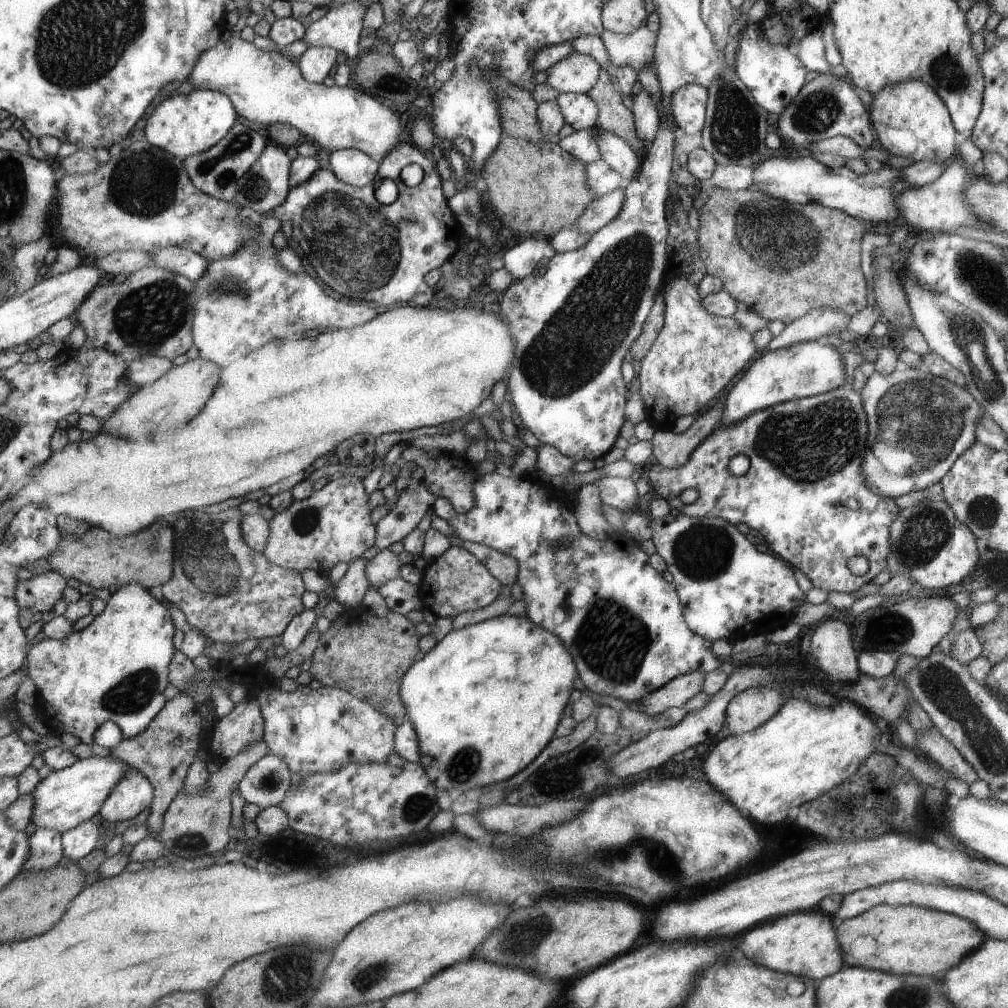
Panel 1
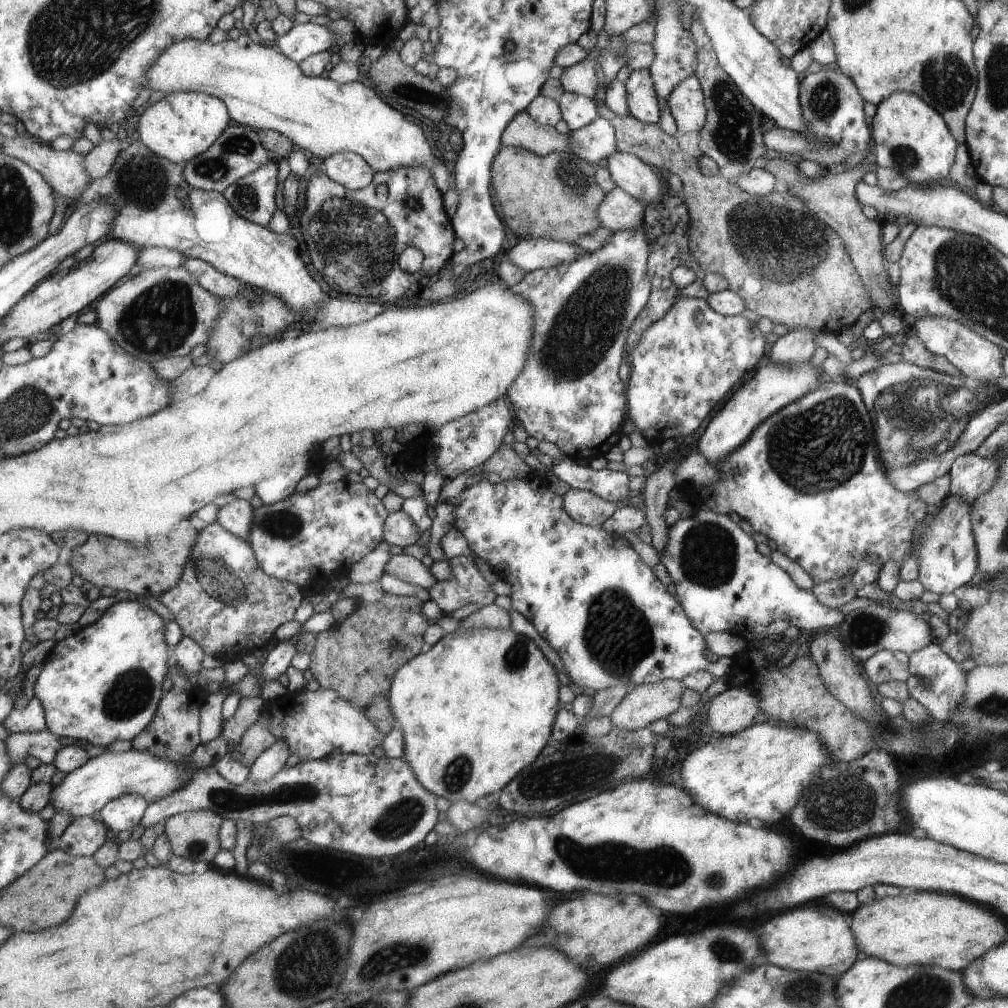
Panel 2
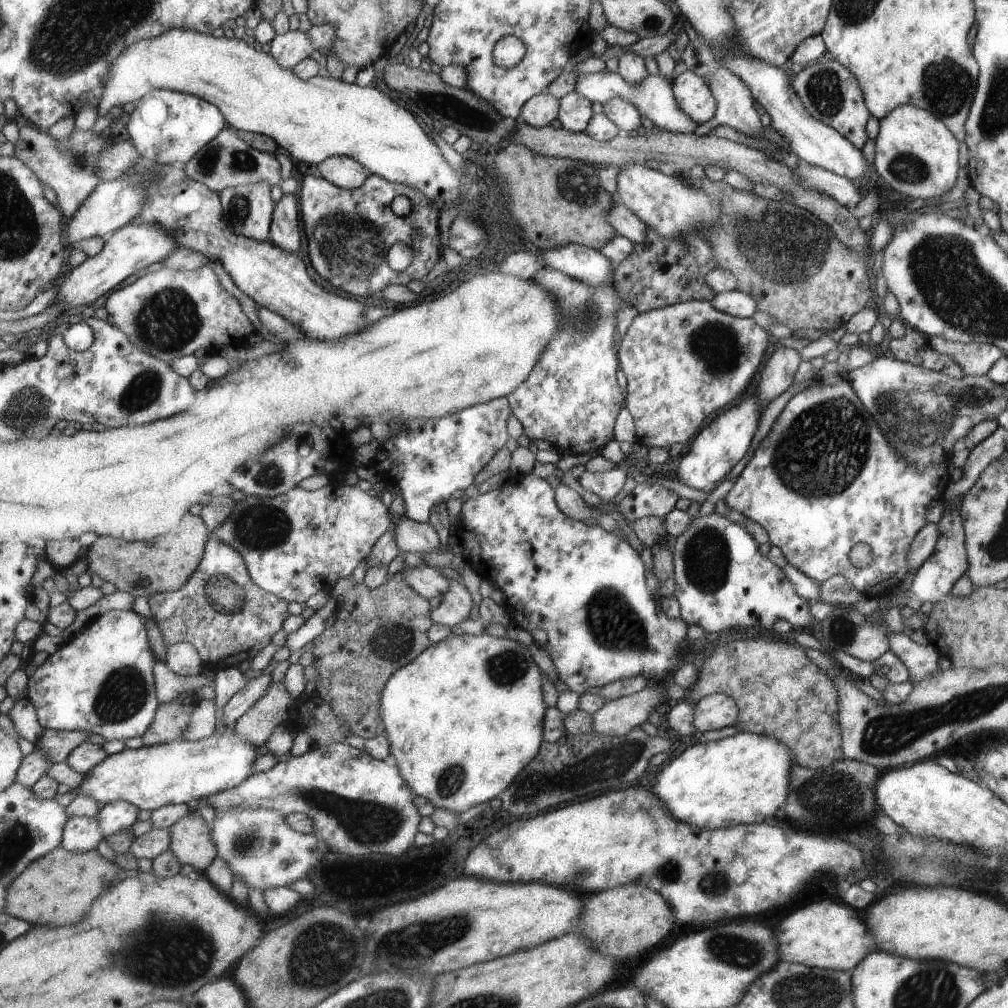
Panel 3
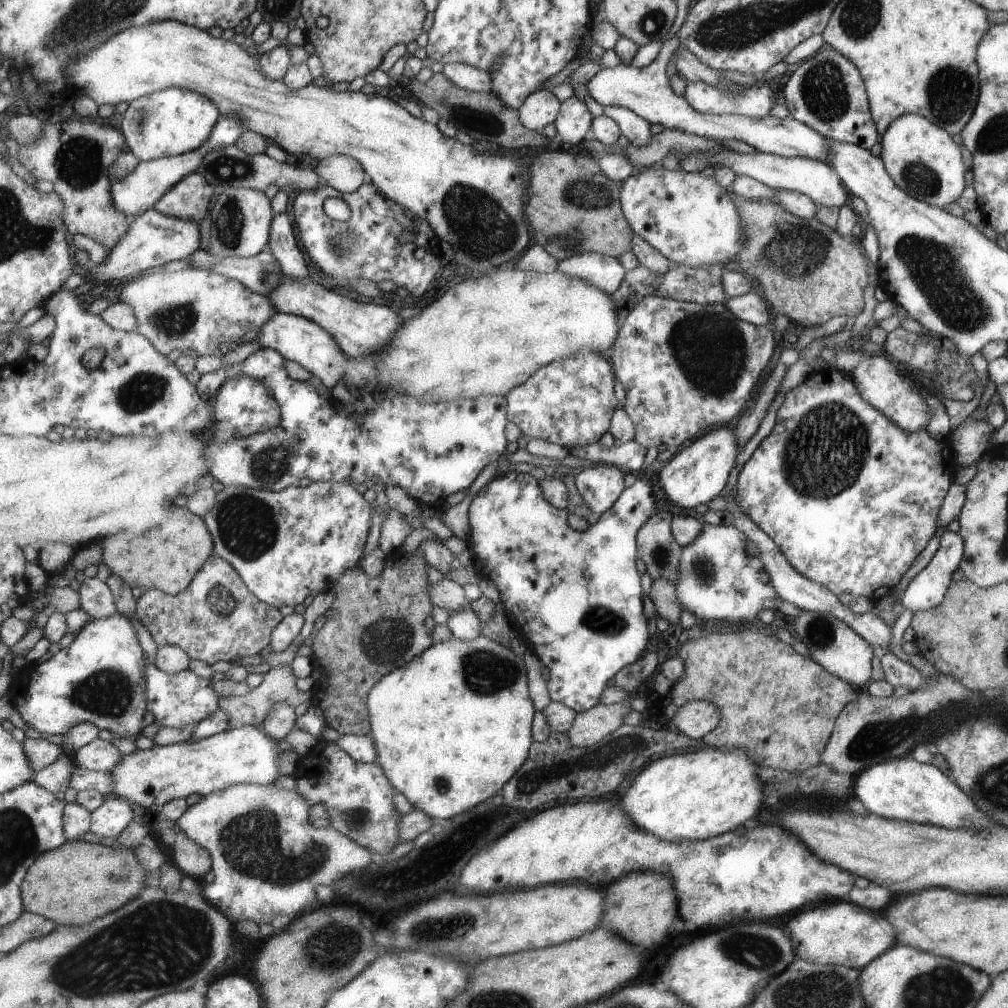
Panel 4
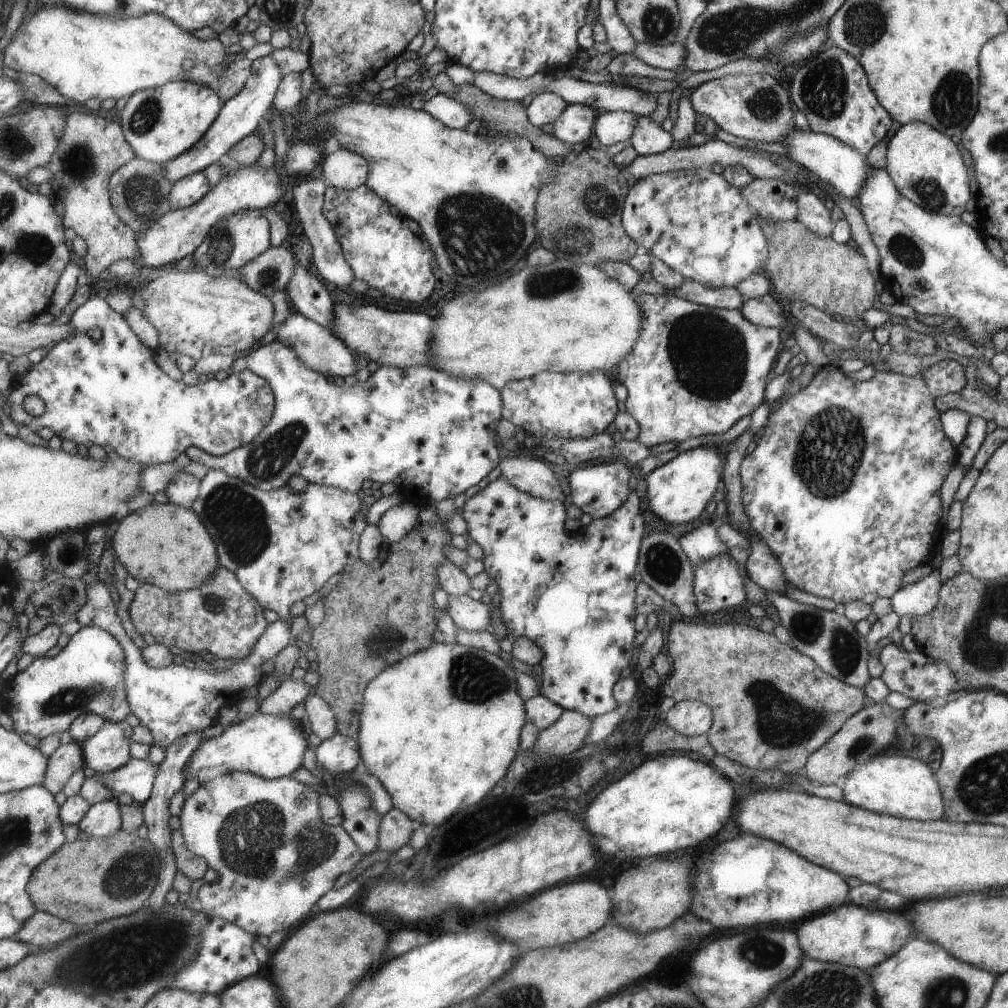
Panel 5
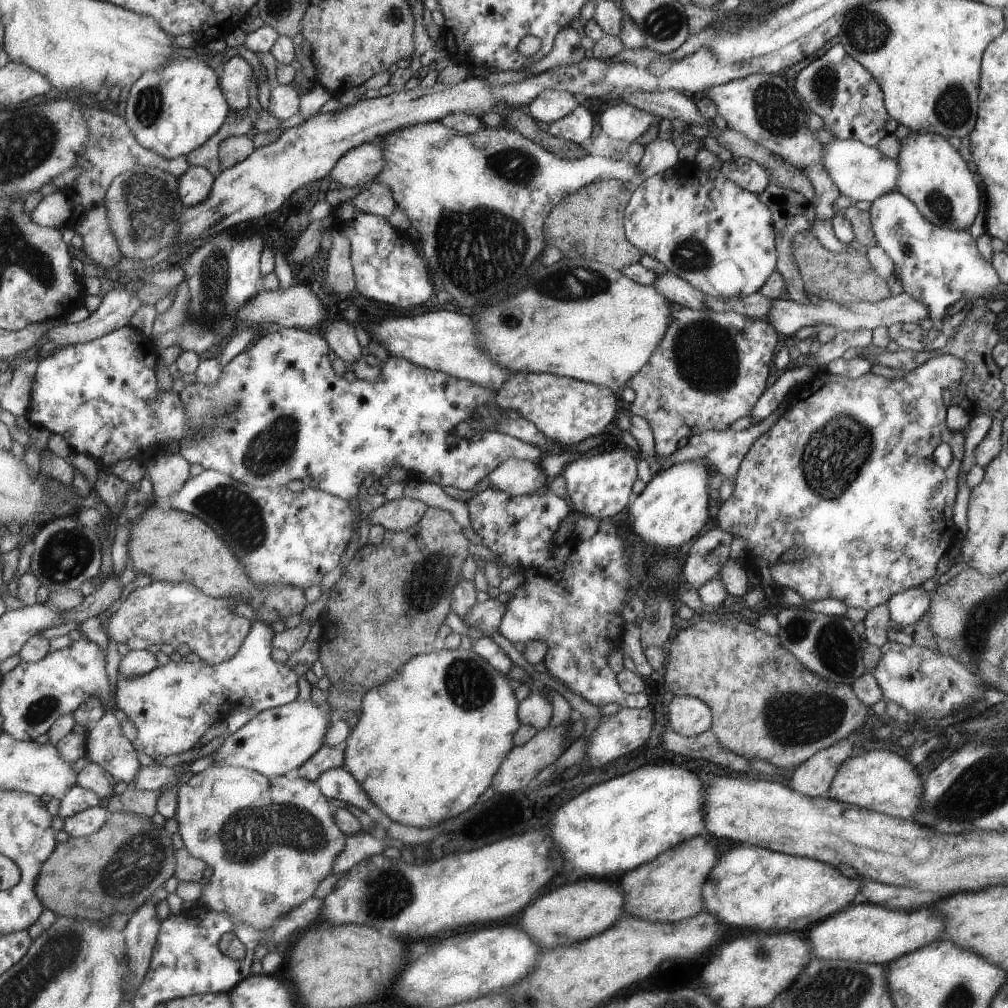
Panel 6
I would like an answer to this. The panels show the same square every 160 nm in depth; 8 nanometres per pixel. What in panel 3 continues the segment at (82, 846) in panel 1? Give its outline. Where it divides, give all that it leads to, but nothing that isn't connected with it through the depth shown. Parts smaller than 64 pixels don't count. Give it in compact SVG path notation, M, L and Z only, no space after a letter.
M77 815L71 817L65 825L62 846L67 850L82 853L97 848L105 838L96 816Z

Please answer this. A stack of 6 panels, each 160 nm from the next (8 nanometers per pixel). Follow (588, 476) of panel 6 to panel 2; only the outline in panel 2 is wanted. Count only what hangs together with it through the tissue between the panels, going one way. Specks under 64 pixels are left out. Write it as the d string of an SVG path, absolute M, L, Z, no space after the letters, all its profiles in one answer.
M565 455L555 459L549 468L571 489L583 489L616 504L617 500L626 500L630 496L627 486L630 476L625 476L621 471L593 470L588 465L577 465L574 459Z

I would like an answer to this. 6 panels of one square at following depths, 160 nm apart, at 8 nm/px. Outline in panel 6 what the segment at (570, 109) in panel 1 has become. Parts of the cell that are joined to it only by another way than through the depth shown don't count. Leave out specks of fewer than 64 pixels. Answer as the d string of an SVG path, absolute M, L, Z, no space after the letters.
M576 106L569 114L552 122L548 126L551 136L565 139L566 141L579 145L582 140L589 138L596 129L591 114L583 107Z

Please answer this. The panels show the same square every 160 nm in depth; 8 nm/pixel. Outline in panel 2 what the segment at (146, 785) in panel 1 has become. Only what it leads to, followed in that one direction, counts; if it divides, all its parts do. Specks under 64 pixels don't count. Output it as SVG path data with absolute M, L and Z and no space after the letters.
M126 794L108 802L100 815L104 823L115 832L129 830L141 823L150 802L140 794Z

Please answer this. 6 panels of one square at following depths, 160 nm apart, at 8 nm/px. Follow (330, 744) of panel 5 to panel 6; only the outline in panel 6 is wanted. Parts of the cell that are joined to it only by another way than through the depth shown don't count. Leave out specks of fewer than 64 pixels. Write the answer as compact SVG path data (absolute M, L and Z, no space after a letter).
M346 741L335 746L321 745L303 765L297 767L297 776L315 781L326 770L336 769L344 763L344 748Z

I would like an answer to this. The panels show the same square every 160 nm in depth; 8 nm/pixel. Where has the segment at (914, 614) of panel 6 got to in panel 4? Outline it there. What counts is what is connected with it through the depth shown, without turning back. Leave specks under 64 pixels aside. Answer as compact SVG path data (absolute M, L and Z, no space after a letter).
M945 529L943 536L939 538L939 548L929 564L909 581L901 598L898 600L903 610L925 611L940 605L951 585L951 575L959 568L960 562L964 559L964 540L958 533L949 532Z

